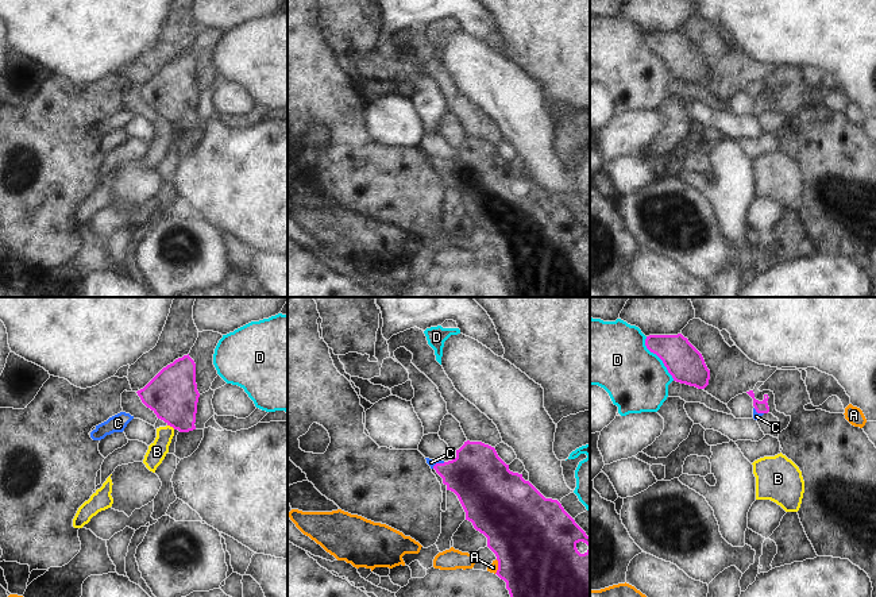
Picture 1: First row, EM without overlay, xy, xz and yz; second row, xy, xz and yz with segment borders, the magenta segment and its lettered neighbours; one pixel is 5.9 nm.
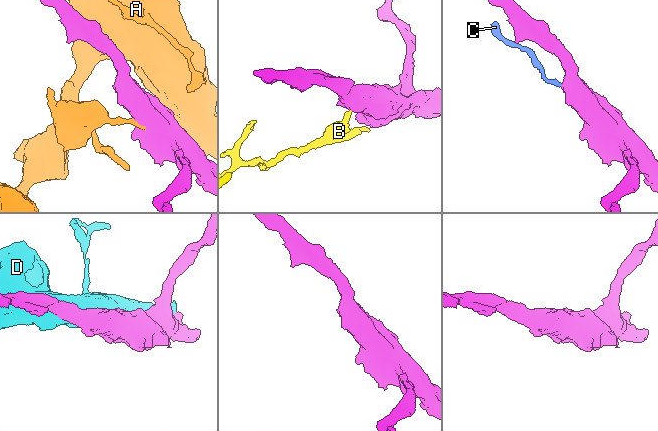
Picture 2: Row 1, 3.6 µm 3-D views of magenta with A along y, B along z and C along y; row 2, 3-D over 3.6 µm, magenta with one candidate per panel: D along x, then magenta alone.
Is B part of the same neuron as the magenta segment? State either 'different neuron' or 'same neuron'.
different neuron

